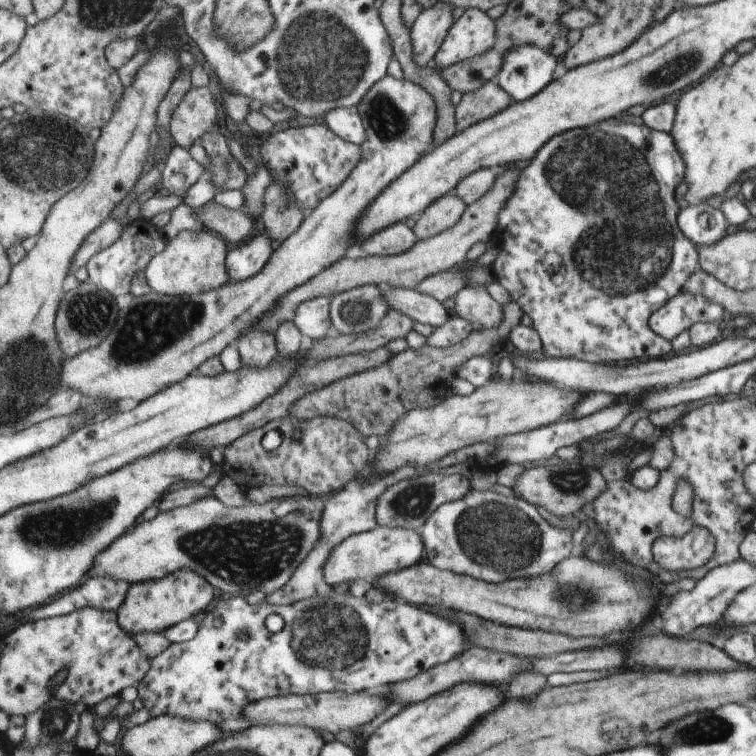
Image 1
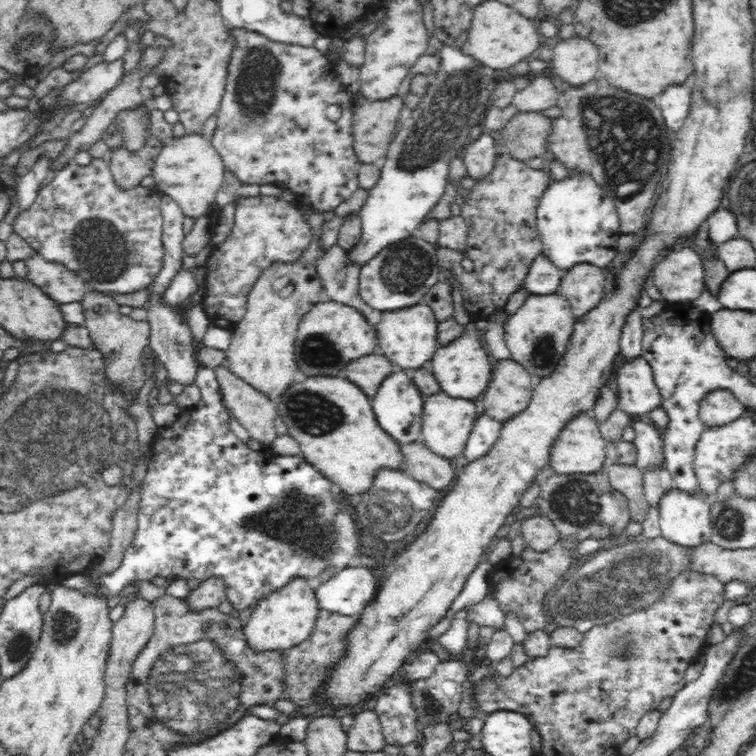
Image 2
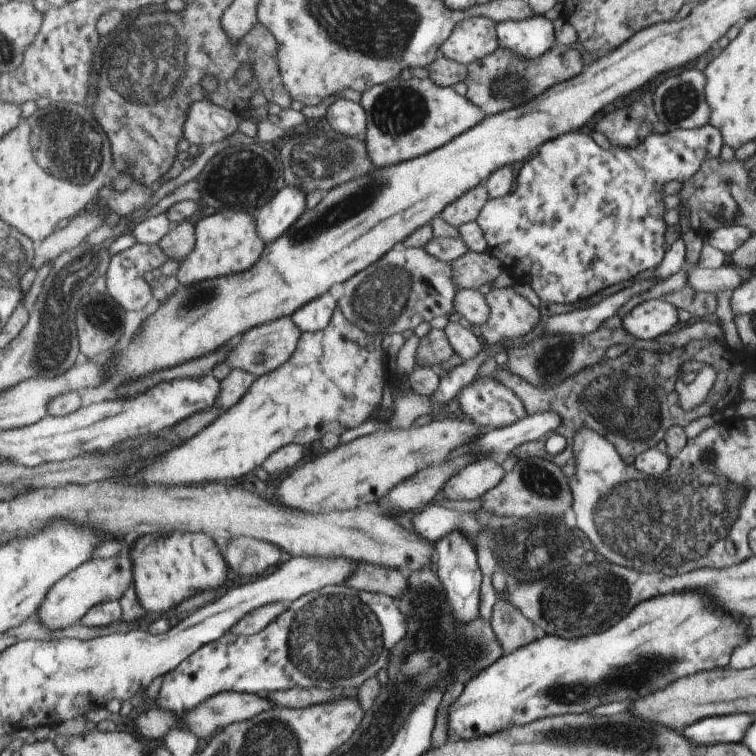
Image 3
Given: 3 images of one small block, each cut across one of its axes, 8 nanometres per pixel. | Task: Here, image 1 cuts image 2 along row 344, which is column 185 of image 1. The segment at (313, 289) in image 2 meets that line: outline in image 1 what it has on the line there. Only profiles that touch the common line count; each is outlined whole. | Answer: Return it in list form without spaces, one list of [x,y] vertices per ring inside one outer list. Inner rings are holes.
[[[183,230],[169,240],[162,253],[155,254],[144,272],[150,292],[167,296],[205,293],[227,284],[226,250],[223,240],[210,231]]]

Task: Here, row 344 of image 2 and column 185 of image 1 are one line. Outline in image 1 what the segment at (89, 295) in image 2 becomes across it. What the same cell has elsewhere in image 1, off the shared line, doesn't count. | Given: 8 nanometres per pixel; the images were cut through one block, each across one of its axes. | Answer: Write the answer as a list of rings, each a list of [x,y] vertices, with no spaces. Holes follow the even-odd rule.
[[[191,87],[169,118],[168,130],[172,142],[183,149],[201,138],[215,124],[217,108],[209,87]]]

